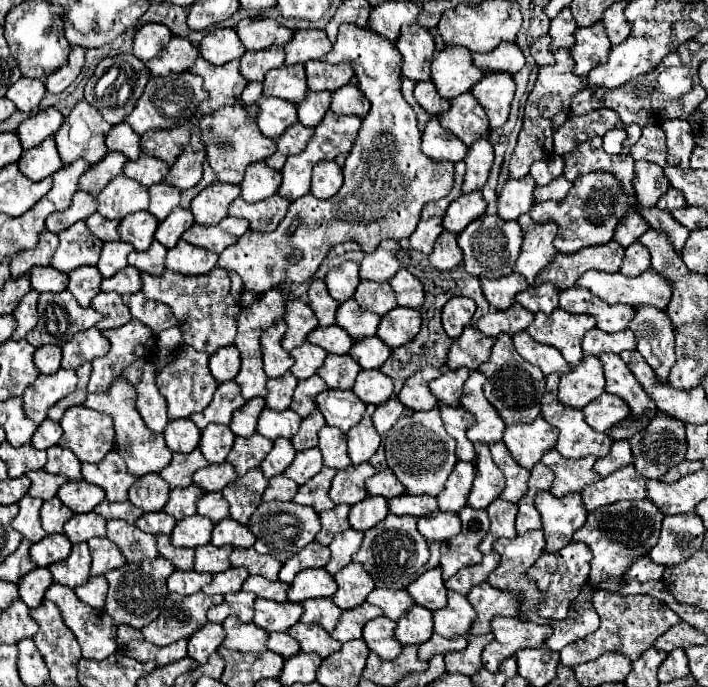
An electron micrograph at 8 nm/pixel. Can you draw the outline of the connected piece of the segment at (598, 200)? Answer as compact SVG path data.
M589 173L581 177L581 181L573 183L569 197L565 197L565 201L535 203L529 215L533 217L533 221L555 221L559 225L557 239L553 243L555 249L563 255L573 255L583 247L609 243L613 239L613 231L615 231L613 227L625 215L625 209L629 205L641 211L635 197L627 197L625 193L621 193L621 185L617 185L617 179L613 175Z

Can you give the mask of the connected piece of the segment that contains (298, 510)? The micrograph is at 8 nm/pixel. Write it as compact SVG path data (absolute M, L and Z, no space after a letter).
M261 501L255 513L251 515L249 529L257 537L253 549L257 553L267 553L277 561L285 563L289 557L297 555L305 545L315 541L315 533L321 529L319 513L309 507L301 507L293 501Z

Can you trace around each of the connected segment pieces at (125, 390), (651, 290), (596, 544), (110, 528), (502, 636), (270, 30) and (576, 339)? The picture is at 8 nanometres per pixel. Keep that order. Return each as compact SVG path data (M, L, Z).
M121 375L115 377L115 381L107 387L107 391L89 393L87 399L85 399L85 407L107 413L107 415L113 417L113 423L115 423L115 449L123 457L123 461L125 461L131 475L143 477L147 473L161 473L169 465L171 451L165 445L163 435L149 431L147 425L141 421L141 415L135 409L135 389Z
M647 269L637 277L627 277L623 273L603 273L603 271L585 271L575 287L585 287L599 299L609 305L625 303L631 307L653 305L665 309L671 301L671 285L661 279L657 273Z
M649 499L617 501L589 511L585 525L573 533L573 541L585 543L593 553L591 573L587 577L587 583L593 589L597 589L599 583L607 579L621 579L627 573L629 565L637 557L653 549L653 545L659 541L661 521L663 521L663 513Z
M121 519L107 521L107 537L119 547L127 563L139 563L159 555L155 535L143 533L135 525L127 525Z
M495 617L493 623L495 639L483 649L483 665L489 671L497 671L499 663L513 657L519 649L541 647L553 633L549 625L537 625L519 617Z
M269 17L243 19L243 21L239 21L235 31L247 51L267 49L271 45L283 47L293 37L291 29L279 25L275 19L269 19Z
M557 307L551 315L537 313L533 323L527 327L527 333L539 343L557 347L563 353L565 361L569 361L575 367L585 357L581 341L587 329L591 327L595 327L595 317L573 315Z

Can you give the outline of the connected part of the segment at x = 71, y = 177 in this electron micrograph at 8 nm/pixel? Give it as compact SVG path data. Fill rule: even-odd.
M75 161L73 165L65 165L53 175L53 189L47 193L47 199L53 201L57 211L69 209L73 195L77 193L79 177L89 169L85 161Z

